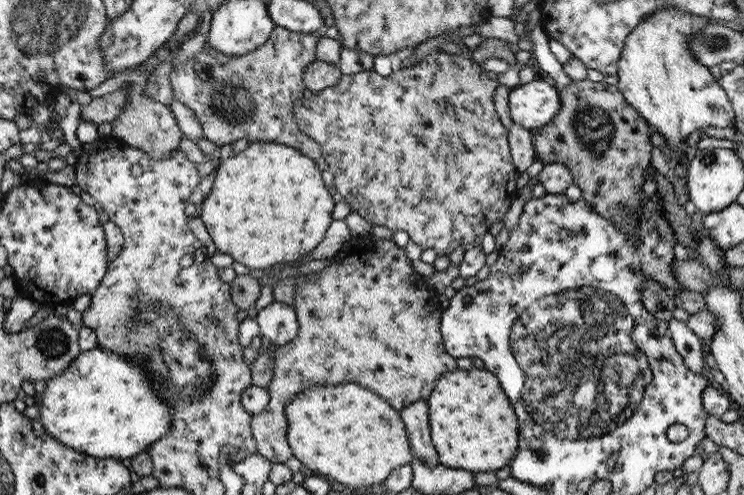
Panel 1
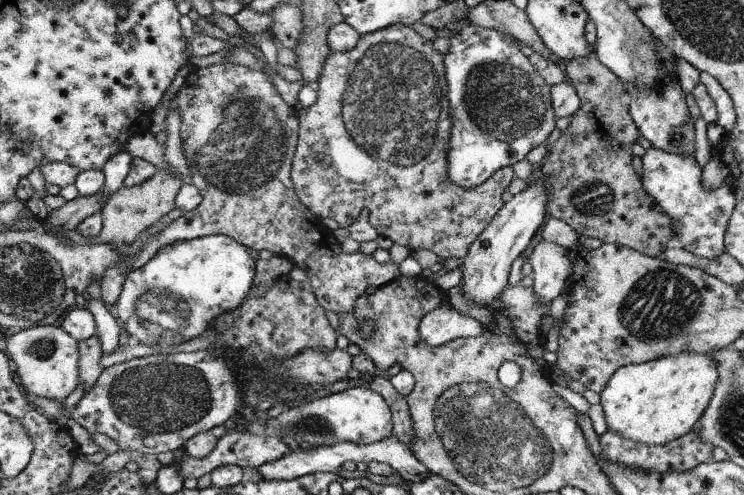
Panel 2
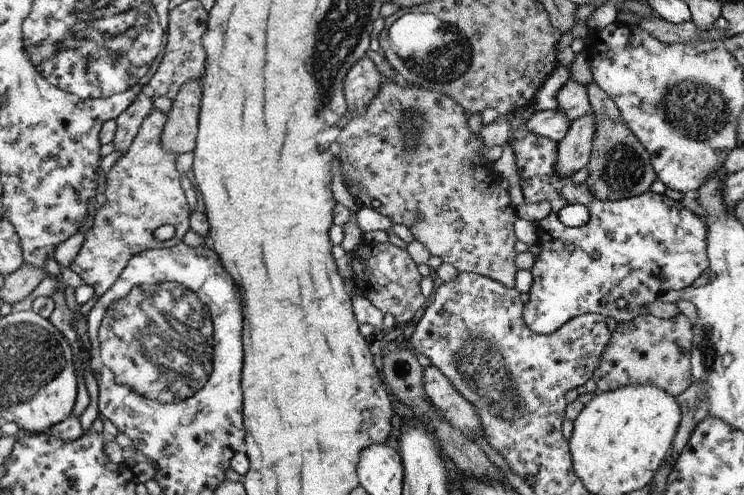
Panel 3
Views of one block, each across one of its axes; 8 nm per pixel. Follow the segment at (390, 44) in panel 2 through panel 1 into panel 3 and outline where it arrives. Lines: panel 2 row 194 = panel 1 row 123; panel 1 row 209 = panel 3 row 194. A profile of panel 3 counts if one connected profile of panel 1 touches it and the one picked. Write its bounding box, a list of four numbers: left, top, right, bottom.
[335,81,518,289]

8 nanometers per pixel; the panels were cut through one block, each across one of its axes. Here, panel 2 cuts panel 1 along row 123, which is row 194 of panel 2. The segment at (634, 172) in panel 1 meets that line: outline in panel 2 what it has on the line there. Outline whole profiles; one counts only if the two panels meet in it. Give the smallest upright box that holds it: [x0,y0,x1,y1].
[542,55,674,257]

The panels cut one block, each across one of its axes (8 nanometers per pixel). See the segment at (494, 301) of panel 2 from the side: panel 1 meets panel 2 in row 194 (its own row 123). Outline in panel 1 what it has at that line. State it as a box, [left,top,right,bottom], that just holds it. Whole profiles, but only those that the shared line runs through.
[508,77,560,132]

